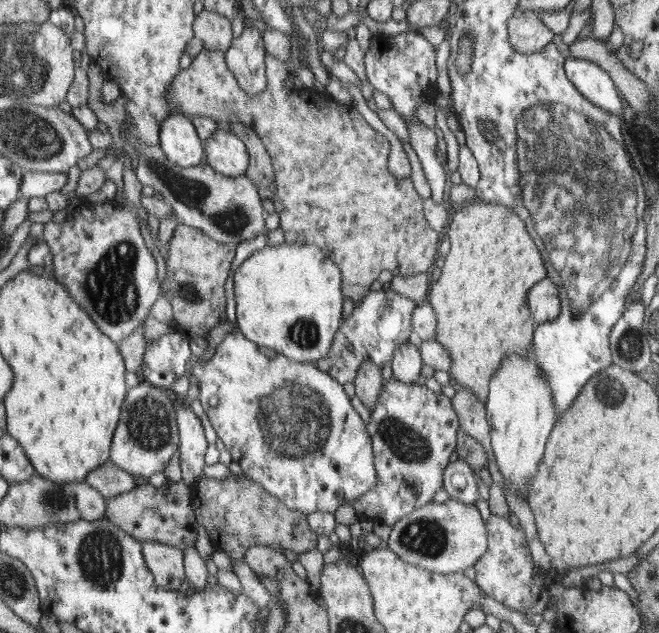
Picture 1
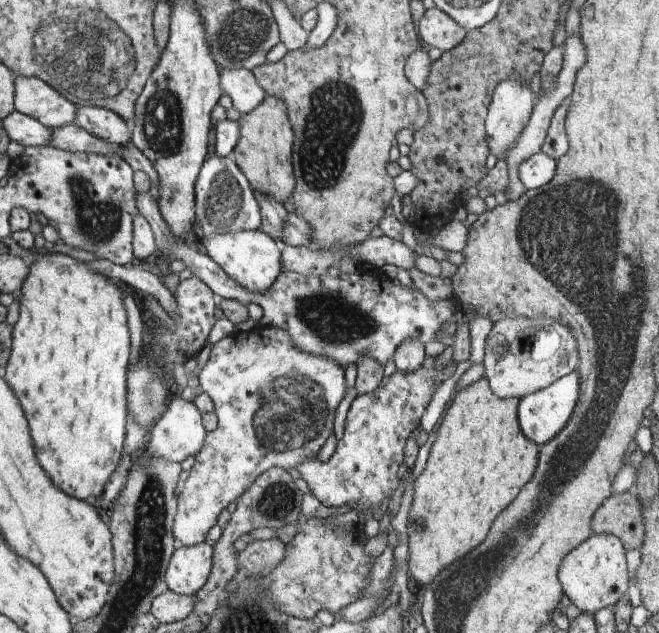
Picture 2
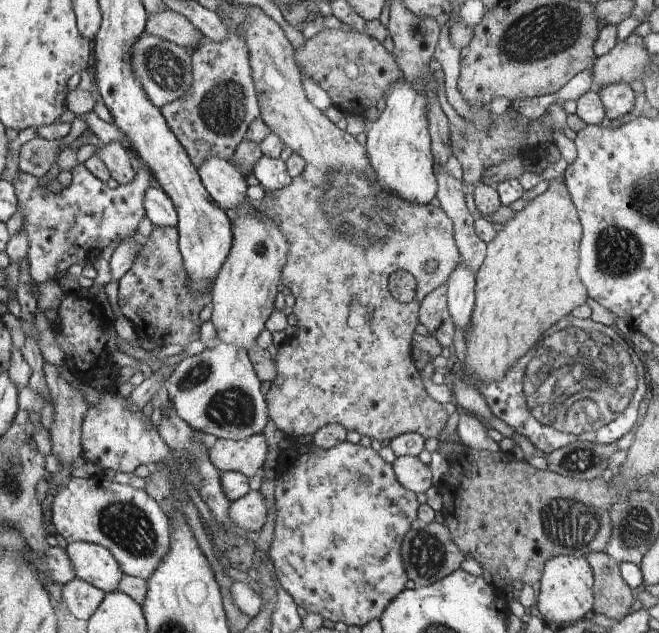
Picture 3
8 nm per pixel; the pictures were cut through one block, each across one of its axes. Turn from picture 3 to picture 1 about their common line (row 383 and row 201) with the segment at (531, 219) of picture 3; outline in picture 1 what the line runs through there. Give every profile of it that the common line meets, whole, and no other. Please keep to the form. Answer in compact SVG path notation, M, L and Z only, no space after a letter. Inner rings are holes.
M476 200L474 204L461 204L453 211L452 223L448 226L446 238L450 240L450 253L440 260L440 277L430 288L429 304L432 305L436 319L436 339L450 353L450 376L457 388L468 388L486 404L490 394L492 375L504 357L510 353L526 355L534 339L534 324L531 310L528 310L528 288L547 278L549 266L542 258L532 236L520 218L516 208L512 210L502 204L488 204Z

